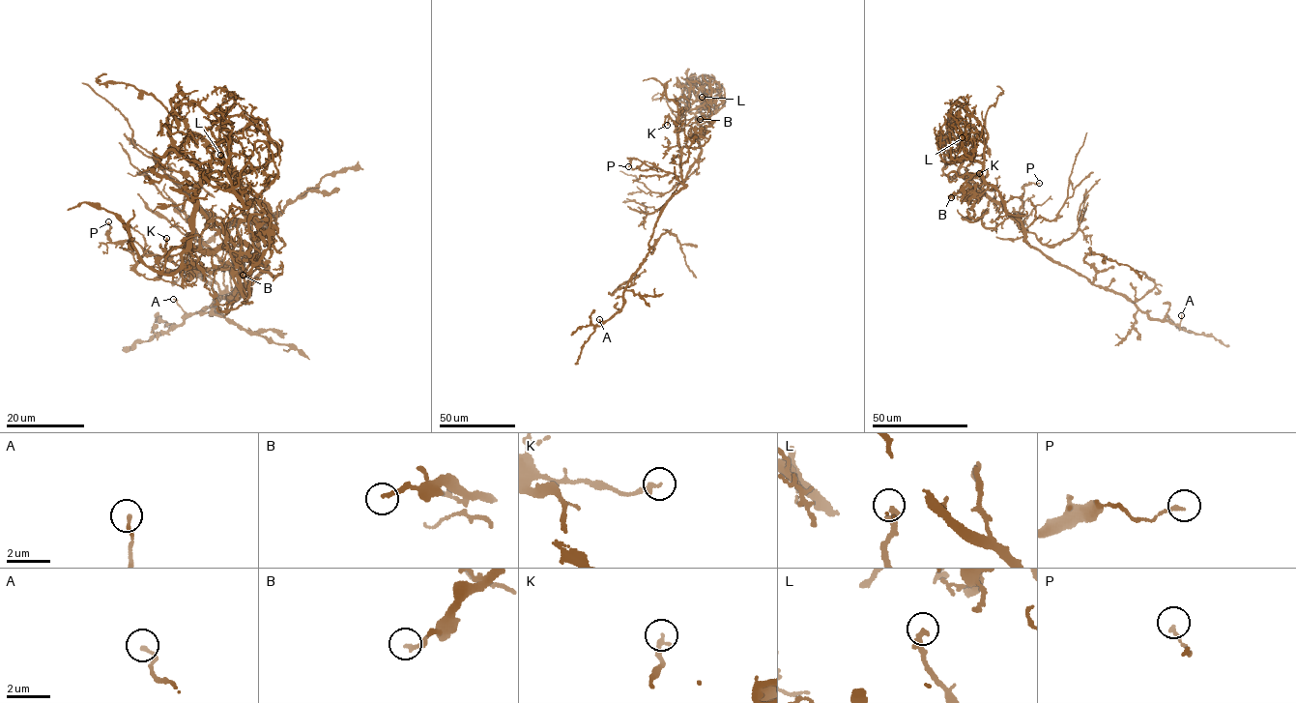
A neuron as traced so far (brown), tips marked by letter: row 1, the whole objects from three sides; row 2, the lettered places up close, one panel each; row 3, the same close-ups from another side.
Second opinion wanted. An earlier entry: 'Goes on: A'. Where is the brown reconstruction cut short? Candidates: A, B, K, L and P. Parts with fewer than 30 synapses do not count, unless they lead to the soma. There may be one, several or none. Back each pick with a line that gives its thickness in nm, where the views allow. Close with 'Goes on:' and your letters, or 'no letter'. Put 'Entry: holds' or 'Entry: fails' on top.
Entry: fails
Goes on: no letter

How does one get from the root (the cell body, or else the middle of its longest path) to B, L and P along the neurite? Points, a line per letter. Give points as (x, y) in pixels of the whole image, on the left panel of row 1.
B: (240, 287), (266, 268), (255, 237), (269, 228), (267, 206), (246, 190), (271, 218), (267, 248), (243, 275)
L: (240, 287), (266, 268), (225, 248), (210, 255), (186, 248), (201, 180), (198, 169), (226, 174), (220, 155)
P: (240, 287), (266, 268), (243, 260), (226, 269), (188, 269), (148, 254), (135, 242), (112, 243), (108, 221)

